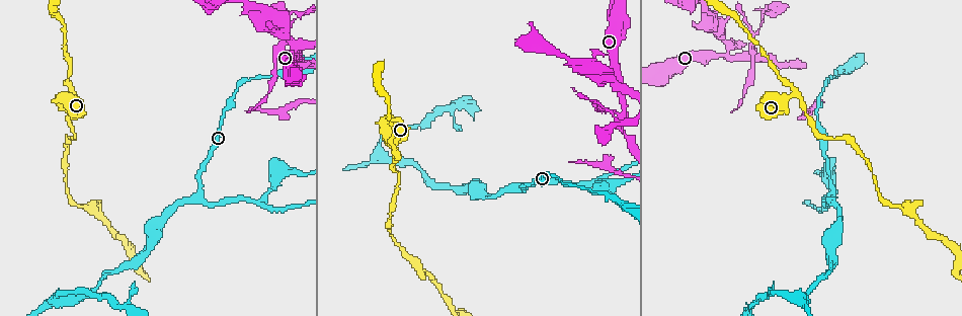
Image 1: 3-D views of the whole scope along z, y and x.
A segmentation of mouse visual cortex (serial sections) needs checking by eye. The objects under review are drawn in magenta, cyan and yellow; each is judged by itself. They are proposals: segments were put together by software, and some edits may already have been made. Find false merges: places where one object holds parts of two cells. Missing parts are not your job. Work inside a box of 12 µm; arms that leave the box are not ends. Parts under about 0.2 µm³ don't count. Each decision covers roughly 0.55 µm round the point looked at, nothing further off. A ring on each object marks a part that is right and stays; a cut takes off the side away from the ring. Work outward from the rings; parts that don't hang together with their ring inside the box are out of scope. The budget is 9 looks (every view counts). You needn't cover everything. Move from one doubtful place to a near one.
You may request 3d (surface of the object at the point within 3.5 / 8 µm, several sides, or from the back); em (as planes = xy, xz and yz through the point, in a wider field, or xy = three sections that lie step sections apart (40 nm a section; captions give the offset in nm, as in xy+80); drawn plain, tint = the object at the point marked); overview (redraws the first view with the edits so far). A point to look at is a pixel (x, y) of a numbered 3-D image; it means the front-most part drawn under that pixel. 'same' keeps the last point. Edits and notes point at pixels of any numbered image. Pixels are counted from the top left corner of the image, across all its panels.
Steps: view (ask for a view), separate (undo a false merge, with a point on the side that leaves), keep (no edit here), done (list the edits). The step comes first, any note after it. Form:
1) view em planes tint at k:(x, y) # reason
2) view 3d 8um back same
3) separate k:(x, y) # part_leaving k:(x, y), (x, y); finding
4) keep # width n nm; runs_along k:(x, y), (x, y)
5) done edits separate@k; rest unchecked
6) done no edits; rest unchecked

view 3d 8um at 1:(796, 92) # thin arm on a thick one

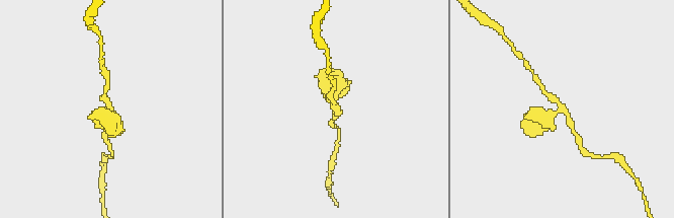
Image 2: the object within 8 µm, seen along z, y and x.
view 3d 3.5um at 2:(337, 107)

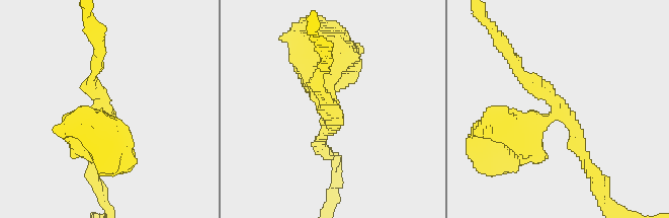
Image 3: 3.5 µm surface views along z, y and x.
view em xy step 3 tint at 3:(330, 112) # arms 3; arm_widths 200, 200, 500 nm

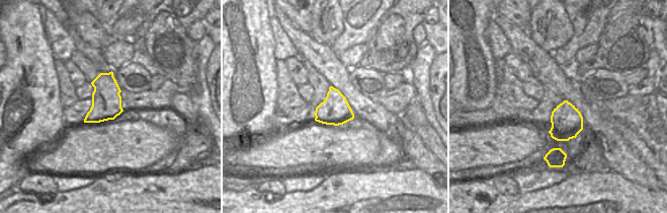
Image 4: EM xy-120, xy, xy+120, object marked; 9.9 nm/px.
keep # width 300 nm; runs_along 3:(510, 133), (562, 112), (593, 170); one cell here

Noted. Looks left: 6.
view 3d 3.5um at 1:(524, 191)

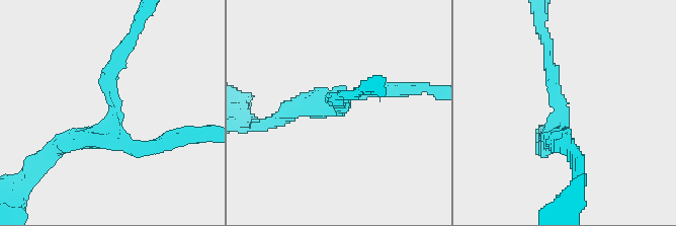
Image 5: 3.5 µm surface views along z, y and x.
view em xy step 2 tint at 5:(111, 129) # shape alone is not enough

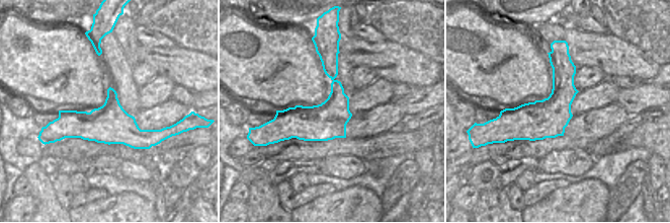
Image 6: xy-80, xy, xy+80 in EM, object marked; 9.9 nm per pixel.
view em xy step 3 tint same

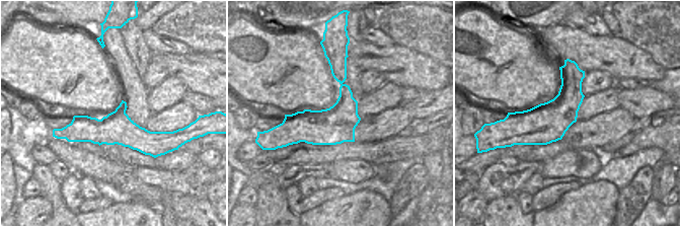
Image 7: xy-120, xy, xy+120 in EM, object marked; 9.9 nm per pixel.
keep # runs_along 5:(114, 67), (114, 126), (52, 150); all the same cell

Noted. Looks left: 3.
view 3d 3.5um at 1:(259, 203) # arms part here

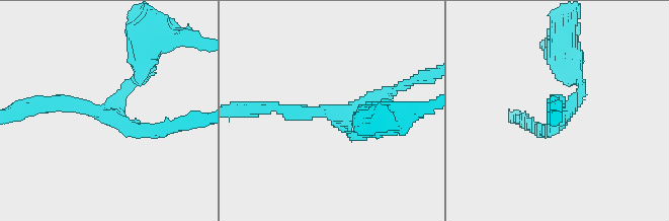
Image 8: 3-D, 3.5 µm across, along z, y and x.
view em xy step 2 tint at 8:(563, 114) # arms 3; arm_widths 150, 200, 200 nm; shape alone is not enough

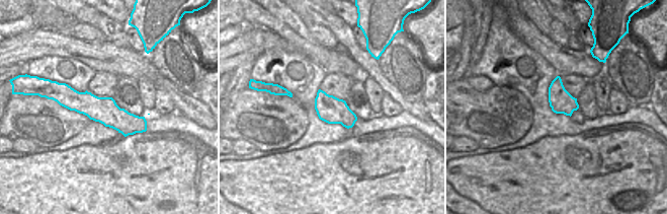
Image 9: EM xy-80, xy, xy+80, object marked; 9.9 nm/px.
keep # runs_along 9:(54, 95), (86, 102), (144, 128); one cell here

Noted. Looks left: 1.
done no edits; rest unchecked

